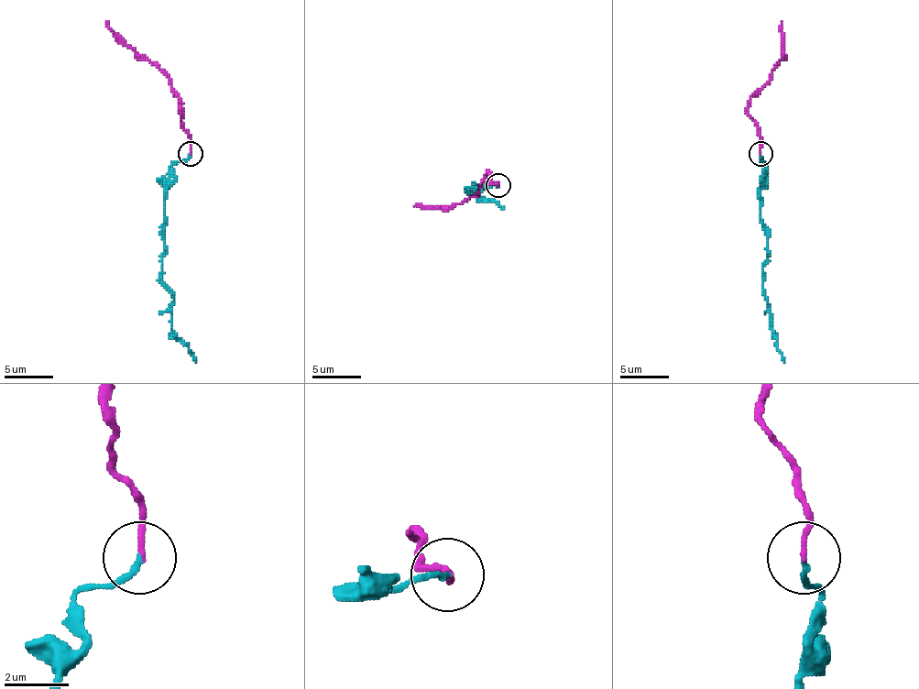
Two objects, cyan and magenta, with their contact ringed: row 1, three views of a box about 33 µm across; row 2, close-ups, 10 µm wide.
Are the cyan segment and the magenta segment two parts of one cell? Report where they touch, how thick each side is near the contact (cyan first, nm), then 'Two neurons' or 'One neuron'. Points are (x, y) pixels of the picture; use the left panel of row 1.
Place: (190, 154). Thickness 190 nm (cyan) against 180 nm. One neuron

